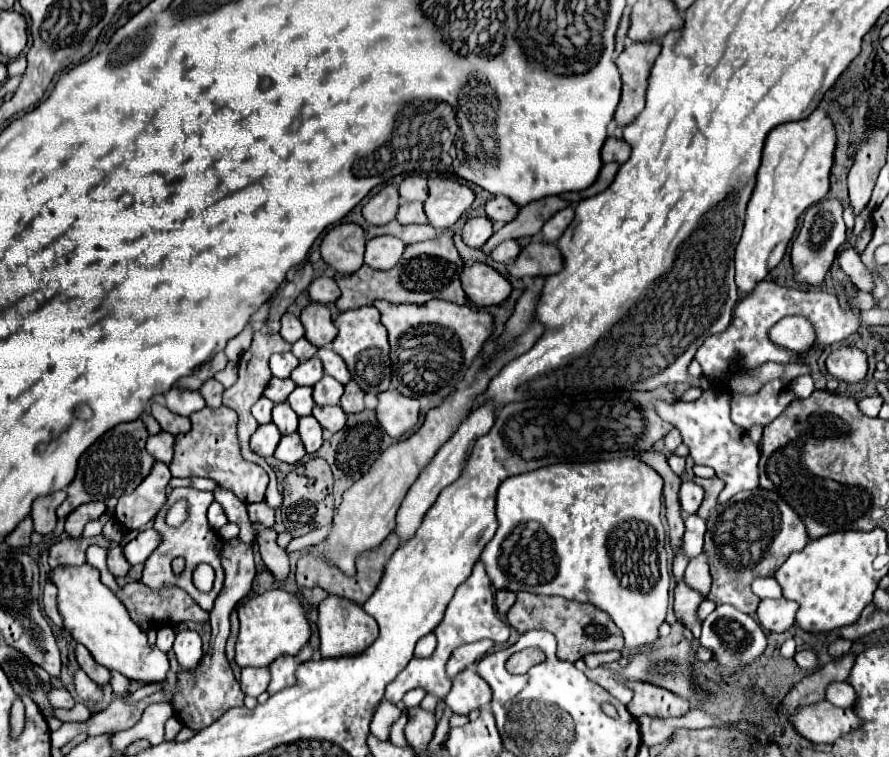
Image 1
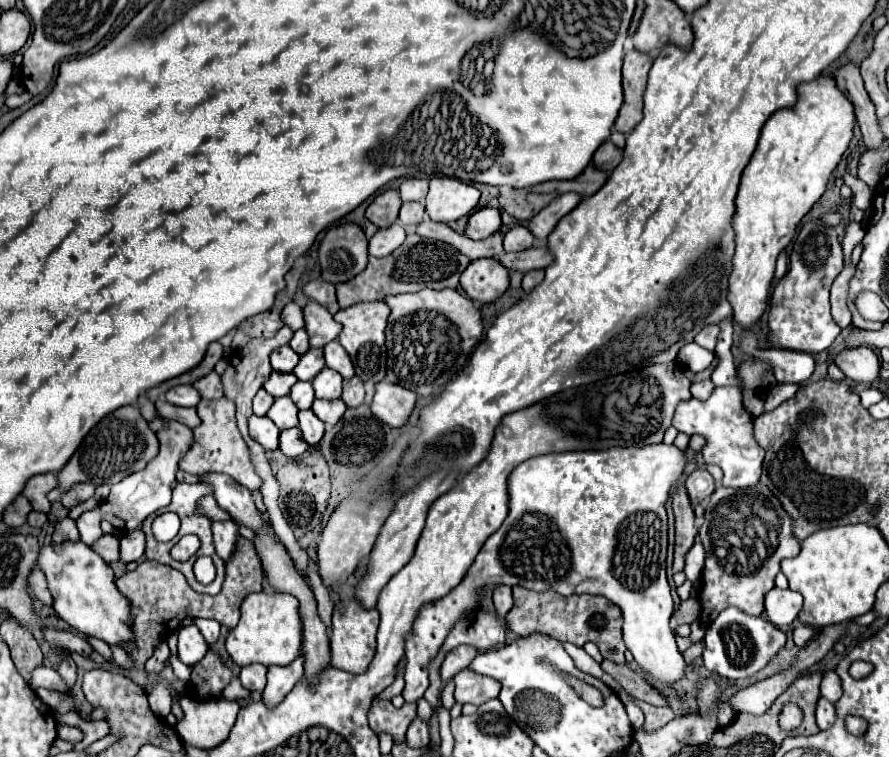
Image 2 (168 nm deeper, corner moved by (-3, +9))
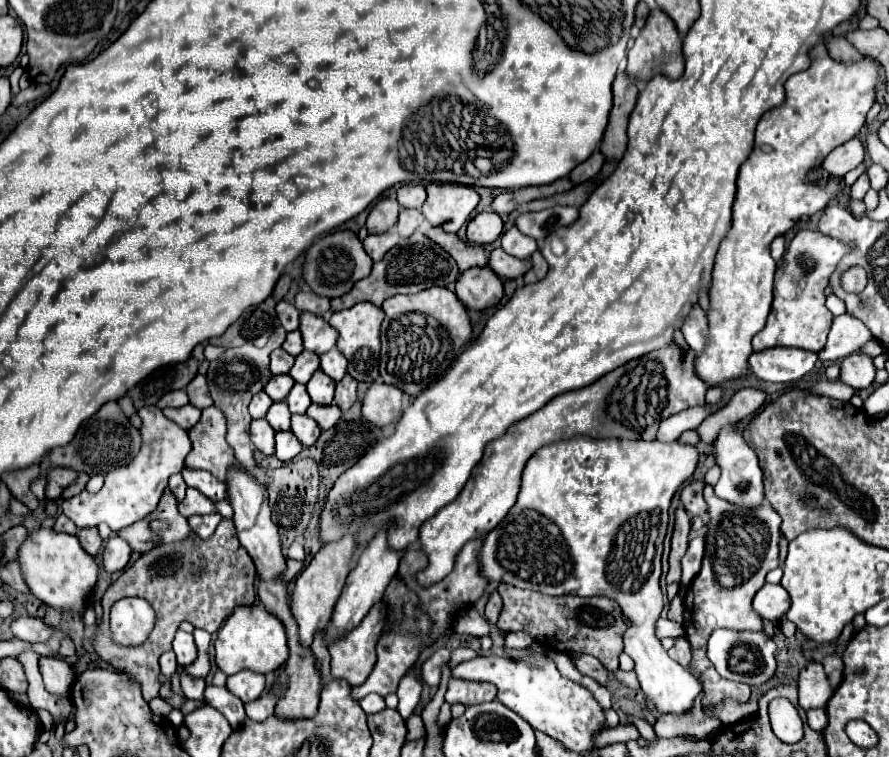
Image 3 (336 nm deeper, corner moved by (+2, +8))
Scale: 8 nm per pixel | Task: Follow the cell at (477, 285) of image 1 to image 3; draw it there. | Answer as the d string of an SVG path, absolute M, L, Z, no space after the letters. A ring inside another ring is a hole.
M473 267L459 275L455 293L467 309L487 309L501 301L503 279L491 267Z

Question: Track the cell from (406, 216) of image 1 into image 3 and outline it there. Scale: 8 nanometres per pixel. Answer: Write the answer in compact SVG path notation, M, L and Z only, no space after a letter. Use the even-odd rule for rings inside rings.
M401 209L399 211L399 221L397 221L397 233L401 237L409 237L421 223L423 223L423 213L419 209Z

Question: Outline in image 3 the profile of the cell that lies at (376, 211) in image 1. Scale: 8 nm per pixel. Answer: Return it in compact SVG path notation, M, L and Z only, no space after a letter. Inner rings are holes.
M391 197L379 199L373 205L373 209L369 211L367 231L369 233L385 233L385 231L389 231L397 223L397 213L399 213L399 205L397 205L395 199L391 199Z

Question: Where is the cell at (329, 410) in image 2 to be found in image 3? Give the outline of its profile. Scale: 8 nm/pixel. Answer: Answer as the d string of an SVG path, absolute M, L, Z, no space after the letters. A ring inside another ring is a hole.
M311 403L309 409L307 409L307 415L311 419L315 419L321 429L331 429L339 421L341 409L337 405L317 405L317 403Z

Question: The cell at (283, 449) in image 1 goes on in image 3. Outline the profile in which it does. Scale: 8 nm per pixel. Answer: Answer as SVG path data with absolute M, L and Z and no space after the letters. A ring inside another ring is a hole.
M281 431L281 433L275 433L275 441L277 441L277 445L275 445L275 455L277 455L277 459L281 459L281 461L291 461L291 459L295 459L299 453L301 453L301 449L303 449L303 445L297 441L297 437L291 433L291 431Z

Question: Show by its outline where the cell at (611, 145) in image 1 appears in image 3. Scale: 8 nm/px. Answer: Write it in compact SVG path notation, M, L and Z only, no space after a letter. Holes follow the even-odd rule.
M595 151L587 161L583 161L581 165L577 165L577 169L573 169L573 173L569 175L569 179L571 179L575 185L585 183L585 181L593 179L593 177L601 171L603 163L605 163L603 153L601 153L601 151Z

